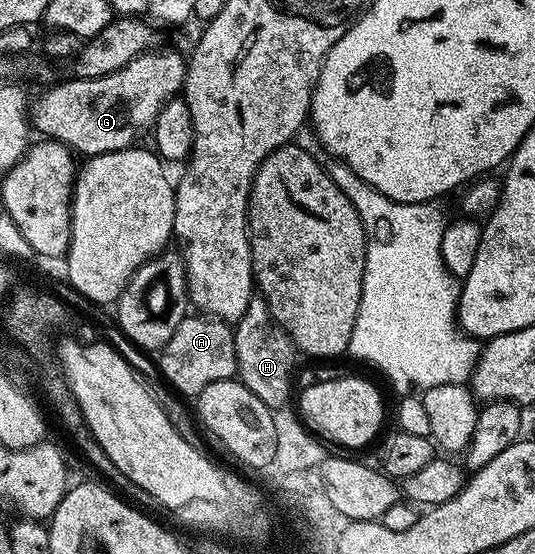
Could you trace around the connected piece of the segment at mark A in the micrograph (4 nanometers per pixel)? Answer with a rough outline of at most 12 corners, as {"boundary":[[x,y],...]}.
{"boundary":[[186,315],[159,350],[182,398],[234,380],[233,325]]}

